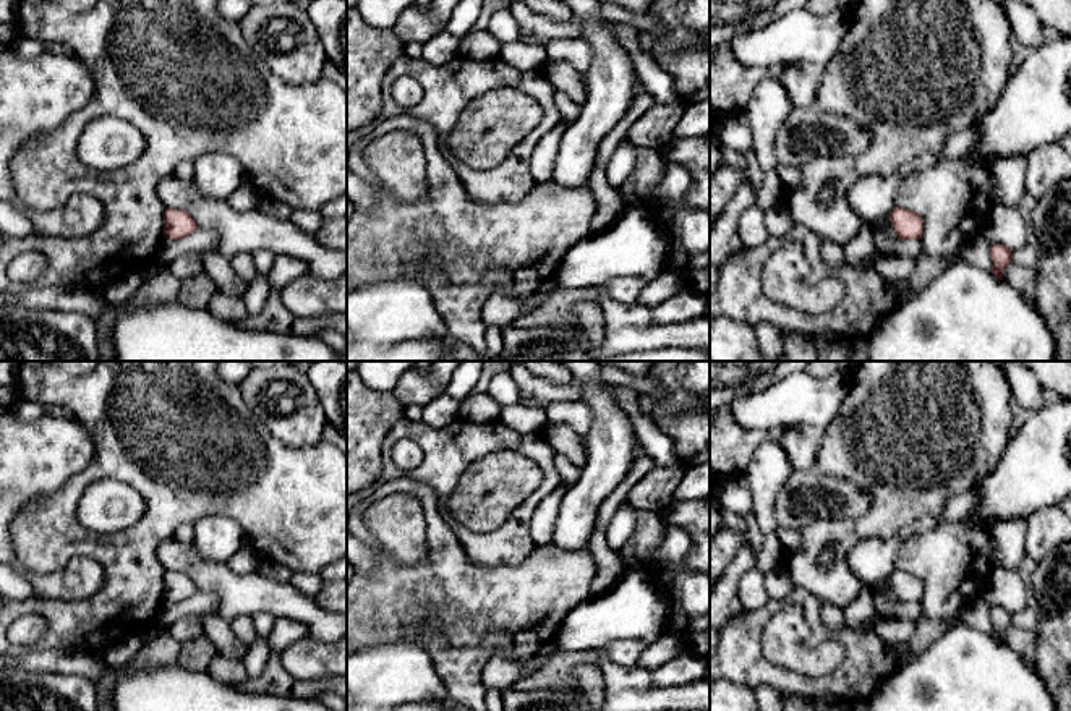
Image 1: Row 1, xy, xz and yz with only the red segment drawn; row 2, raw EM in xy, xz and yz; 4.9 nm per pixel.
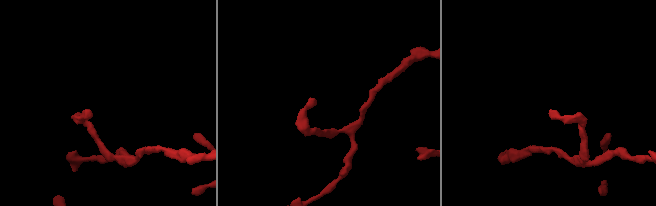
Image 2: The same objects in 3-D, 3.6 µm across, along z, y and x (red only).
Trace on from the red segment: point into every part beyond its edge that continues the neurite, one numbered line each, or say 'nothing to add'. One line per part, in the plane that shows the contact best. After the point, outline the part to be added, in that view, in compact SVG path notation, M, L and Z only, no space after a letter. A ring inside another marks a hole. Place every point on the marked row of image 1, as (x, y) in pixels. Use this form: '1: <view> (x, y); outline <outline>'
nothing to add

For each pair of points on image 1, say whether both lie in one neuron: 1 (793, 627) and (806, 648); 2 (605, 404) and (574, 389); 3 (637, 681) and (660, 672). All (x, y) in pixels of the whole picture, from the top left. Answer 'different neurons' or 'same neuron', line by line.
1: same neuron
2: different neurons
3: different neurons

